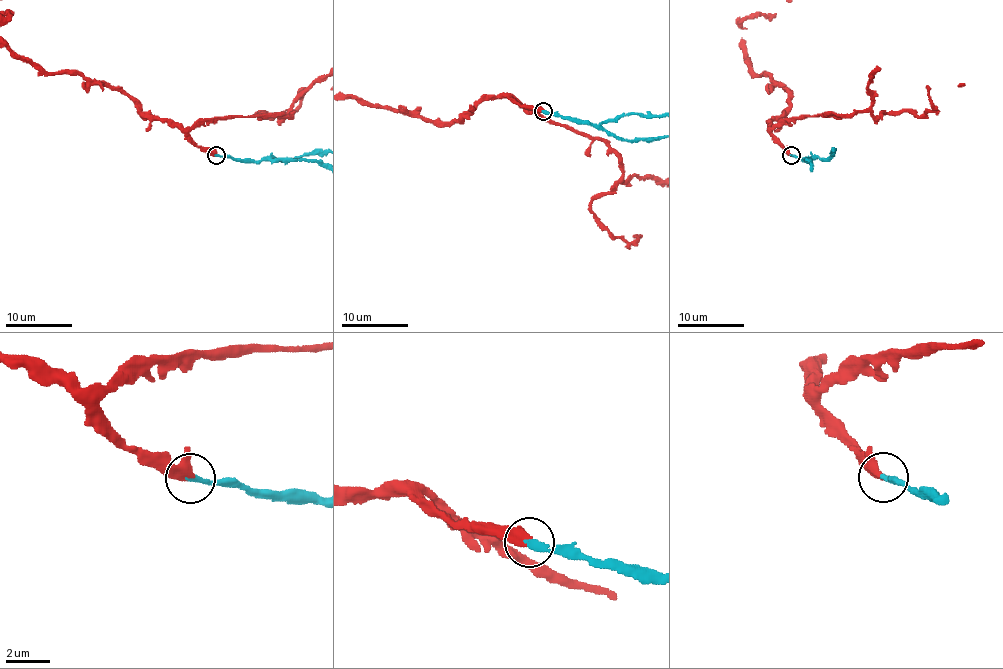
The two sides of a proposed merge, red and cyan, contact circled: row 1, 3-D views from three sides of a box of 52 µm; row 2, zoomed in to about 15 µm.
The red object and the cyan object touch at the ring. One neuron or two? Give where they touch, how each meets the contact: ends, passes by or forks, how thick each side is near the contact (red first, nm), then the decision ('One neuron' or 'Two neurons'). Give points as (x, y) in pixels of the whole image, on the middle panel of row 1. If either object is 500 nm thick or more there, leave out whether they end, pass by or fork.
Place: (543, 111). At the ring red passes by. At the ring cyan ends. Thickness 320 nm (red) against 280 nm. One neuron

